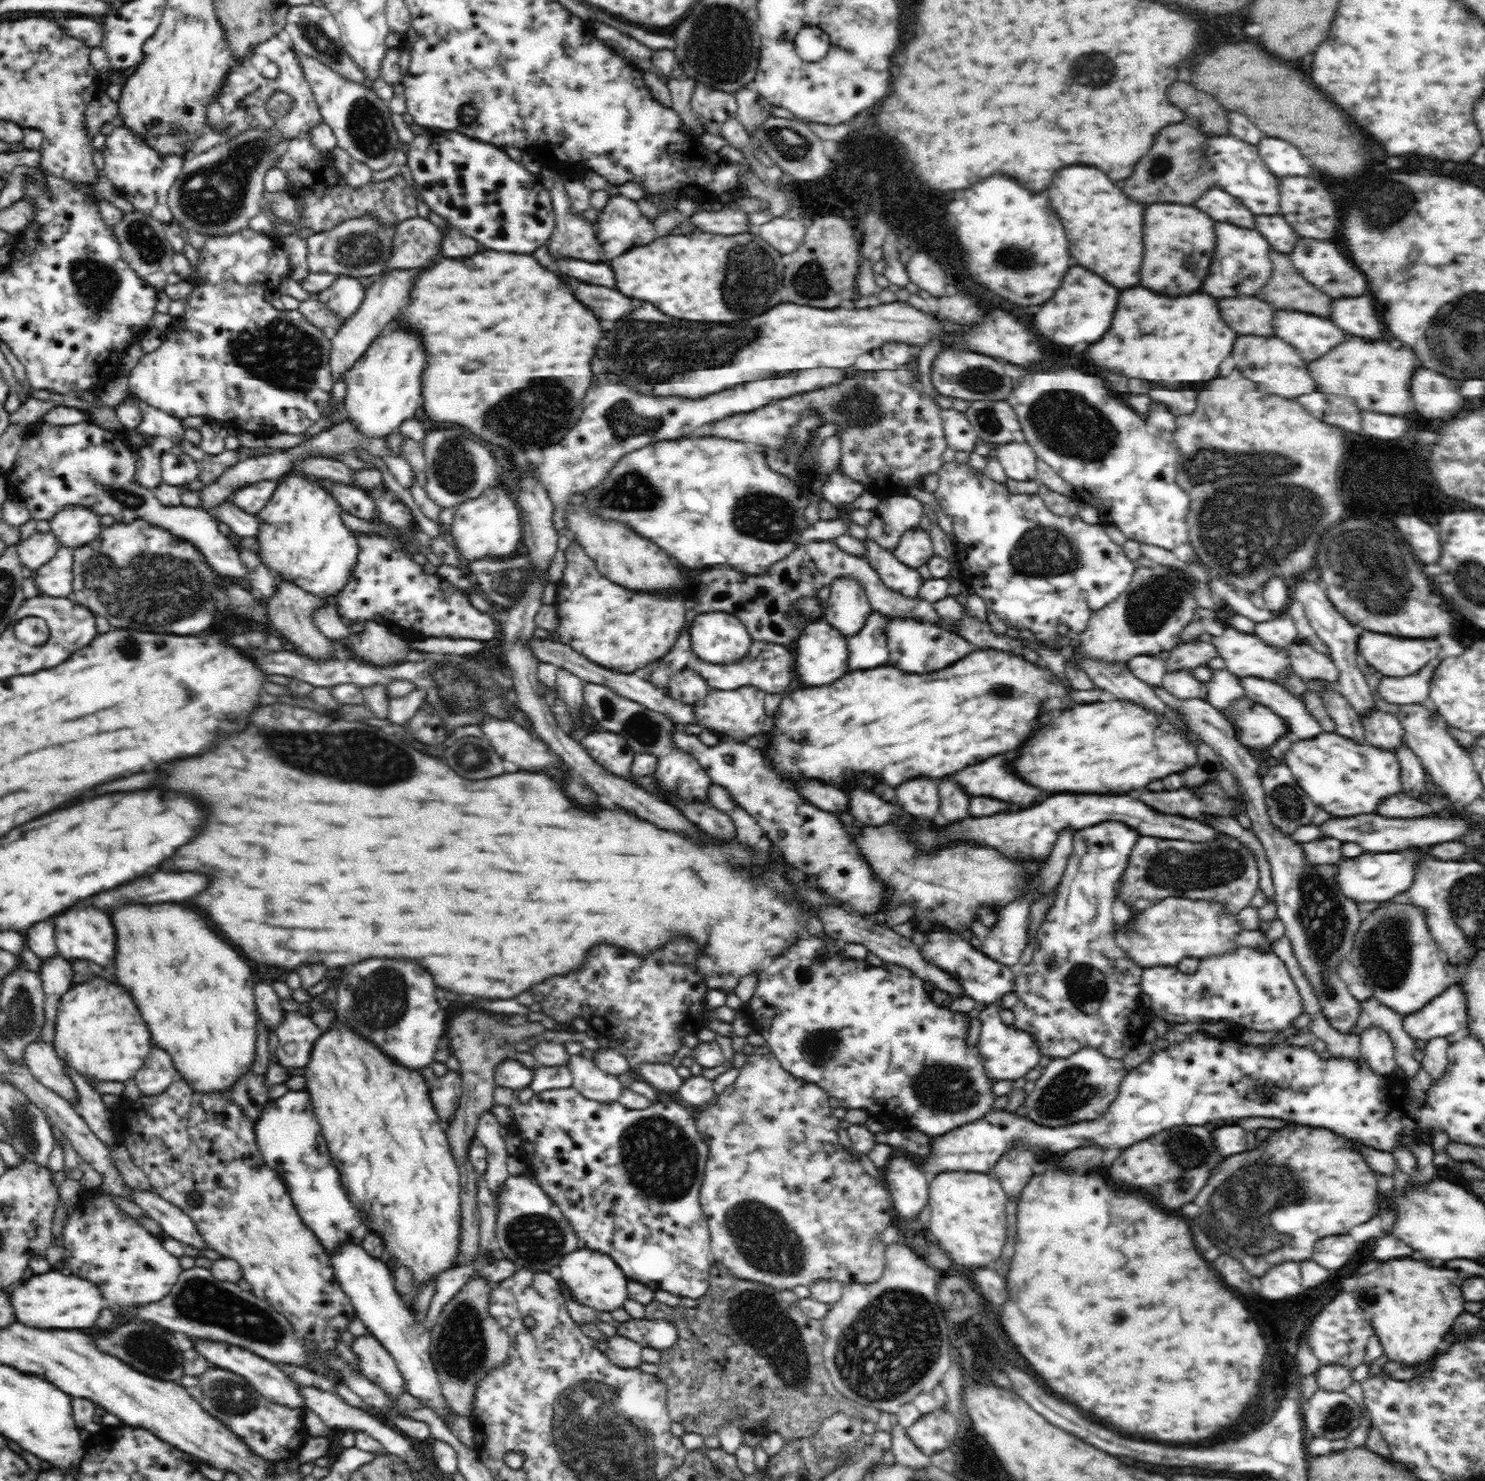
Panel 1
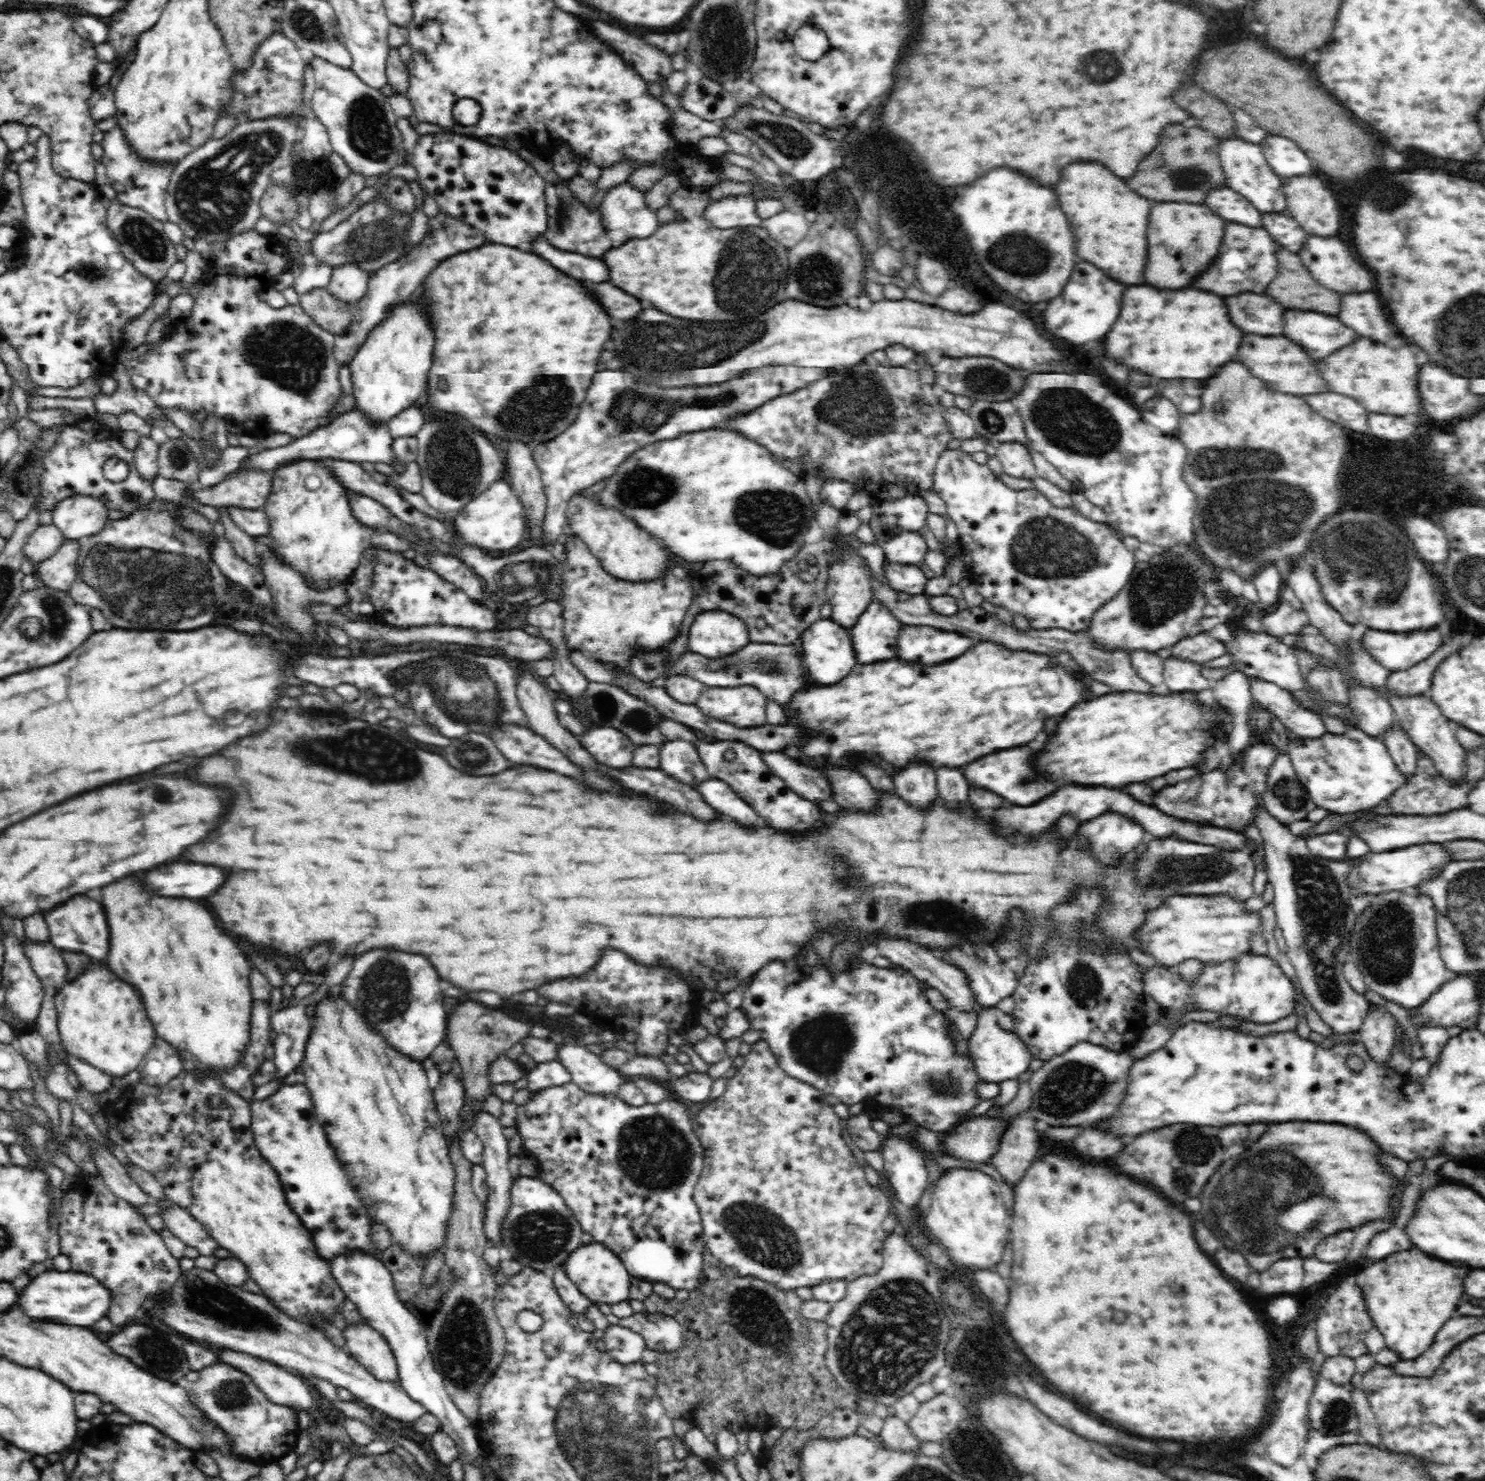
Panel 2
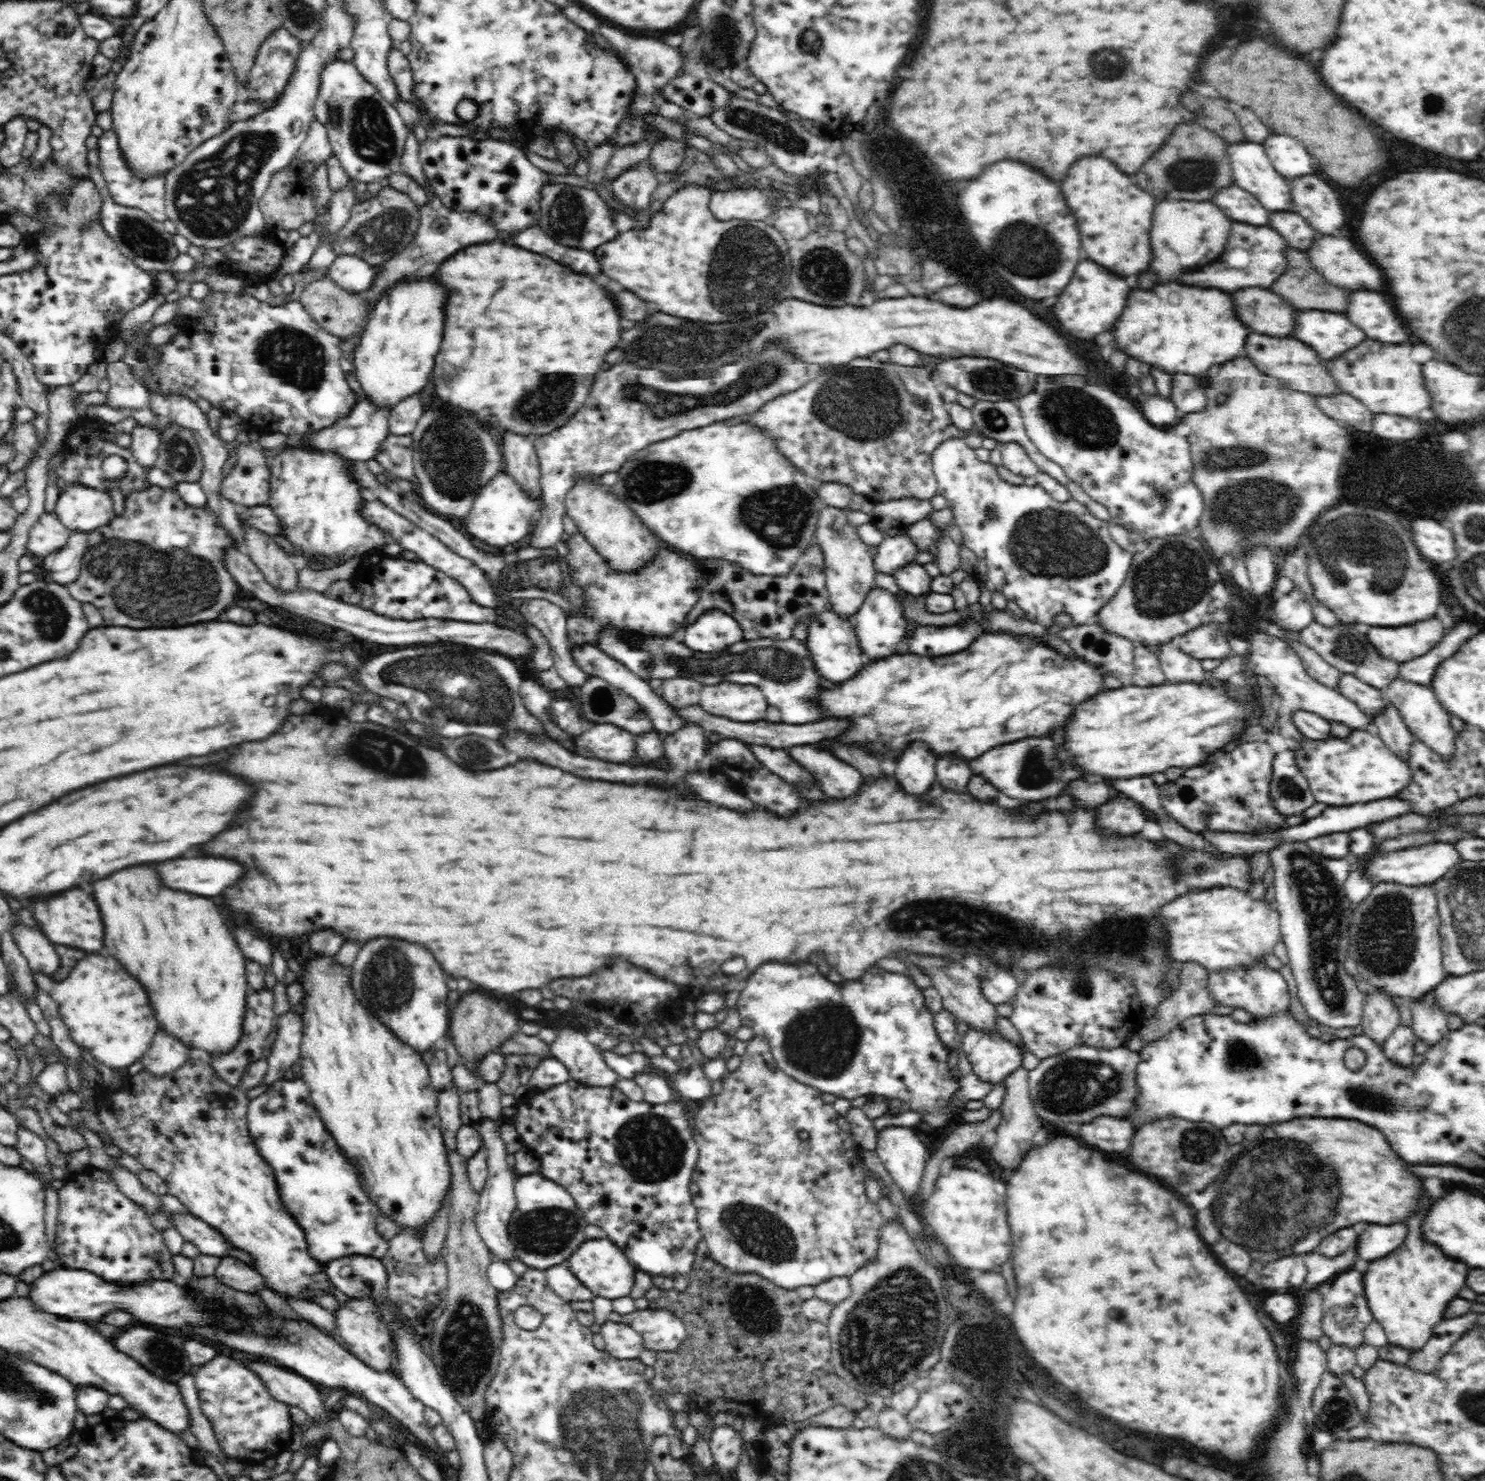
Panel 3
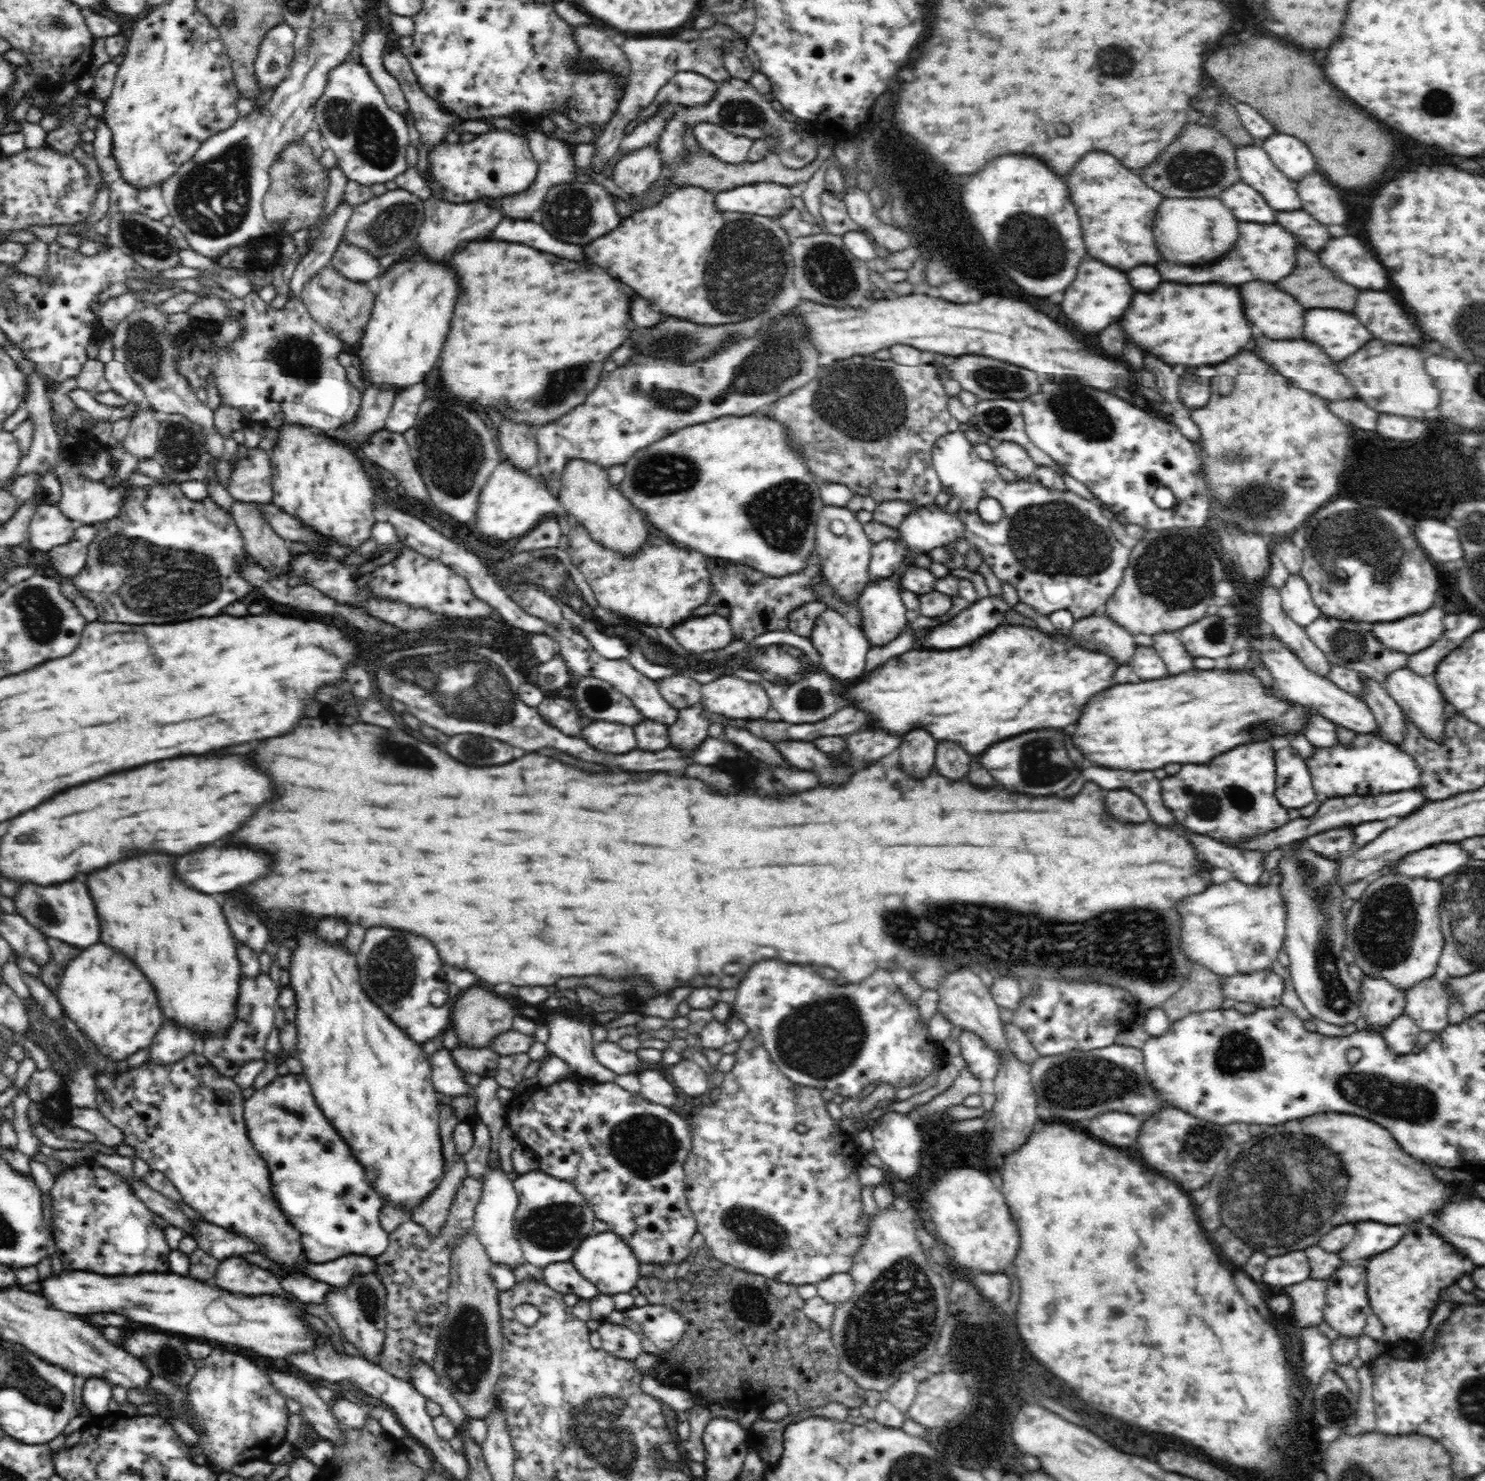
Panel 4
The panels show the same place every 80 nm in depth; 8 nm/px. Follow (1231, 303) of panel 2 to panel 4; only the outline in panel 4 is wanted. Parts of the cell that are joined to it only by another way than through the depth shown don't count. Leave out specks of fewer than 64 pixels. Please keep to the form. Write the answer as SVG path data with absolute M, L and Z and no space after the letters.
M1266 282L1244 284L1244 304L1248 304L1248 316L1252 316L1252 324L1256 328L1260 328L1264 336L1268 336L1272 340L1302 338L1306 310L1292 296L1280 292L1274 284L1266 284Z

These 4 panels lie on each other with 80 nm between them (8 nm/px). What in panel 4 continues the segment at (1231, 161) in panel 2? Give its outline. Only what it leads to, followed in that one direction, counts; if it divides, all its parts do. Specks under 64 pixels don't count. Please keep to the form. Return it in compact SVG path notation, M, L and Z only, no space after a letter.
M1260 143L1258 146L1248 144L1236 147L1235 153L1240 181L1252 185L1270 207L1277 211L1300 209L1300 197L1295 181L1276 168Z

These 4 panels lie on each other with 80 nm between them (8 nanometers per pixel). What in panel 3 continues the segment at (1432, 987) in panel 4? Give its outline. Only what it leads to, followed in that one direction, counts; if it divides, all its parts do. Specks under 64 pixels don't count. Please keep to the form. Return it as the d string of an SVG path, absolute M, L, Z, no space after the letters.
M1434 991L1427 992L1414 1003L1412 1010L1411 1029L1420 1039L1426 1043L1426 1048L1432 1048L1438 1044L1441 1038L1449 1031L1448 1017L1444 1011L1440 1011L1434 1003Z

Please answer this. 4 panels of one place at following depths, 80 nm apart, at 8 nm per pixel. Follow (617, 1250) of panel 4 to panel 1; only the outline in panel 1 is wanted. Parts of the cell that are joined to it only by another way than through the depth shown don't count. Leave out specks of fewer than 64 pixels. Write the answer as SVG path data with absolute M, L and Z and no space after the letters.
M576 1249L576 1252L568 1253L562 1260L560 1260L558 1267L561 1272L561 1276L558 1279L561 1285L566 1287L566 1291L570 1293L570 1297L574 1301L578 1301L580 1305L589 1306L596 1312L612 1312L618 1308L621 1308L623 1302L629 1298L628 1284L629 1278L624 1274L623 1269L616 1264L612 1257L609 1257L607 1253L596 1252L593 1249Z

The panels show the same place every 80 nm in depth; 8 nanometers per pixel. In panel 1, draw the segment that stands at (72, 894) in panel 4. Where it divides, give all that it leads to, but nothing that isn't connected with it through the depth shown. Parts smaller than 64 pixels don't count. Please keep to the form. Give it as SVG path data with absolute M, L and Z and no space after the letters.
M90 906L82 910L65 910L54 917L54 924L59 954L67 961L88 960L99 964L102 968L114 968L112 952L116 952L116 932L112 928L110 916Z

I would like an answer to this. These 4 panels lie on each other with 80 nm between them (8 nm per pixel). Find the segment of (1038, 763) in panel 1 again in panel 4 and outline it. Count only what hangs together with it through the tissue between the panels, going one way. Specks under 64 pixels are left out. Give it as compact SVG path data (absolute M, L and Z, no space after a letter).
M1196 670L1192 674L1164 677L1162 680L1117 684L1100 691L1088 704L1088 712L1080 716L1076 732L1076 748L1088 752L1088 760L1104 768L1120 770L1158 770L1166 764L1206 764L1214 756L1232 751L1246 742L1260 743L1272 736L1302 730L1302 718L1310 714L1302 705L1289 706L1262 690L1262 684L1252 672L1228 670Z

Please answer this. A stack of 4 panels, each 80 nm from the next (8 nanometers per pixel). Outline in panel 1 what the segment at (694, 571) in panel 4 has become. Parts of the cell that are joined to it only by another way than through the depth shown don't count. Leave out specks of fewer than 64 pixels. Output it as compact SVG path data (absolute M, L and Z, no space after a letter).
M573 542L570 547L565 551L566 567L563 570L563 578L556 585L556 594L553 606L557 609L559 617L559 624L556 631L549 636L552 642L559 644L566 644L570 648L574 648L576 652L584 654L586 658L590 658L592 663L597 666L602 666L607 670L613 672L620 672L621 674L634 674L641 673L644 669L648 668L654 661L660 660L676 643L678 636L680 636L682 628L685 624L686 601L682 600L678 594L672 596L660 596L660 594L642 594L642 590L631 590L619 584L612 584L608 577L602 576L598 569L596 569L595 561L587 555L584 547L580 547L577 543Z

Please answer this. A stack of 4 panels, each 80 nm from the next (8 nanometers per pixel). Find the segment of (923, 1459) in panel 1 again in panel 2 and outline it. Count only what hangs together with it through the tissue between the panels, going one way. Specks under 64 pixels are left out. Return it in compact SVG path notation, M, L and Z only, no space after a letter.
M890 1415L884 1421L880 1436L894 1451L915 1452L918 1456L922 1455L920 1441L914 1436L909 1425L896 1416Z

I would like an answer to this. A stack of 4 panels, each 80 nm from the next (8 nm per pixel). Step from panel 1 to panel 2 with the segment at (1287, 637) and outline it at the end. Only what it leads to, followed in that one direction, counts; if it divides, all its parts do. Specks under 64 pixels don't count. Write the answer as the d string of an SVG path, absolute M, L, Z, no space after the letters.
M1281 601L1261 619L1261 624L1263 625L1262 633L1282 642L1284 636L1299 634L1302 627L1309 625L1309 619L1304 610L1297 612L1288 601Z

